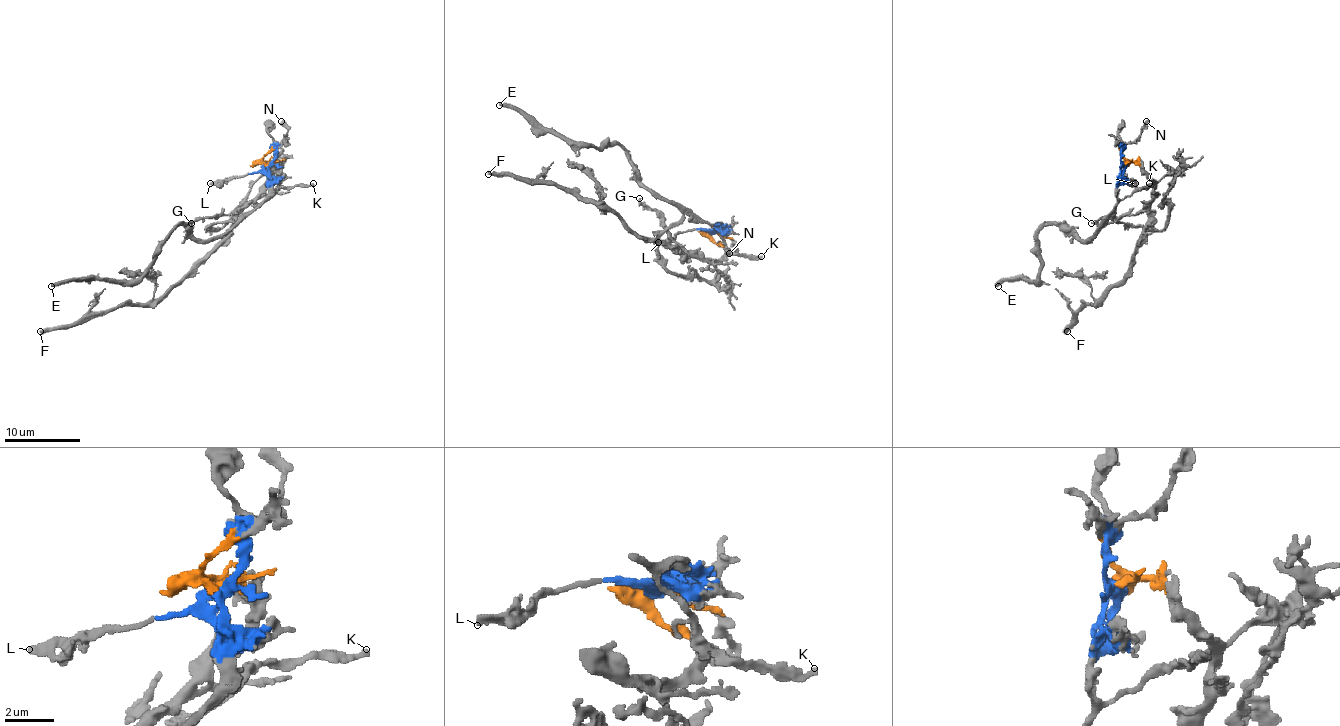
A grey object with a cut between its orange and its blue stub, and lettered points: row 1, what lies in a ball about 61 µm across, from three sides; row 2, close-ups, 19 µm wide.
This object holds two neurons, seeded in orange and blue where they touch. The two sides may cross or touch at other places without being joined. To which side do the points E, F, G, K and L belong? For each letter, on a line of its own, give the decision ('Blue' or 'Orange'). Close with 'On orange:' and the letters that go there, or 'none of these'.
E: Blue
F: Orange
G: Orange
K: Blue
L: Blue
On orange: F, G

